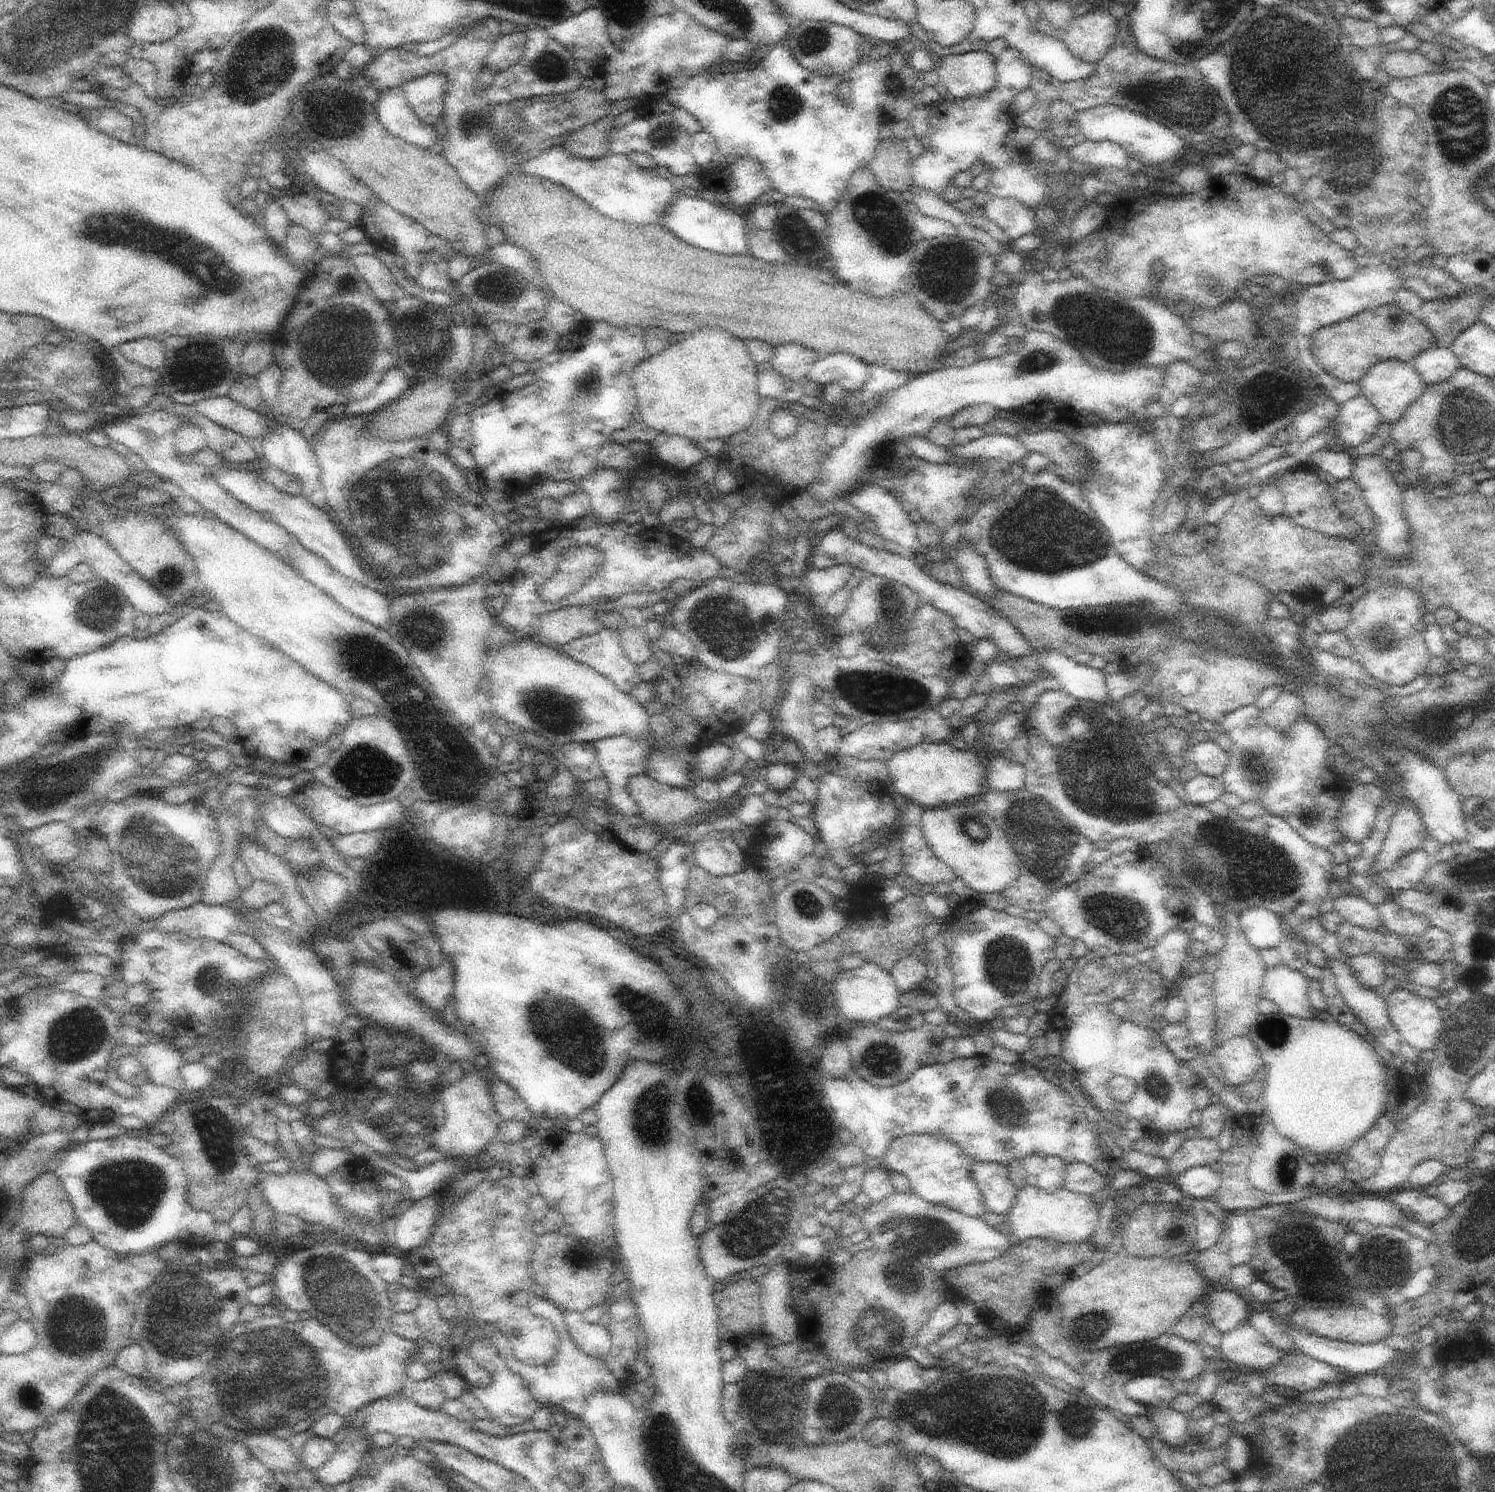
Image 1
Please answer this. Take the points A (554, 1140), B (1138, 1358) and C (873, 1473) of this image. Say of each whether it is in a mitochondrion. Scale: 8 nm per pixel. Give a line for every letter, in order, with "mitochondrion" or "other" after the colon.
A: other
B: mitochondrion
C: other

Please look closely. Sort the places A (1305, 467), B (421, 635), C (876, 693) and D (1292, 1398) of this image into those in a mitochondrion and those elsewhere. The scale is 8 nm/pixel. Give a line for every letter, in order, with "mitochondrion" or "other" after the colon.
A: other
B: mitochondrion
C: mitochondrion
D: other

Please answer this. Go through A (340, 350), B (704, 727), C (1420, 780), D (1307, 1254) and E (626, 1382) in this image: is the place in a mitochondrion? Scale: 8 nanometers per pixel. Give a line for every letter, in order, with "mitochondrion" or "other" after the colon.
A: mitochondrion
B: mitochondrion
C: other
D: mitochondrion
E: other

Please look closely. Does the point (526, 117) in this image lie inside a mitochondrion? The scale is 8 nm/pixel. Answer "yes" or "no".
yes

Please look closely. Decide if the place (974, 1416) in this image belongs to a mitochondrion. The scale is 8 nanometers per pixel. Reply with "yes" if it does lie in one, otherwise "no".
yes

